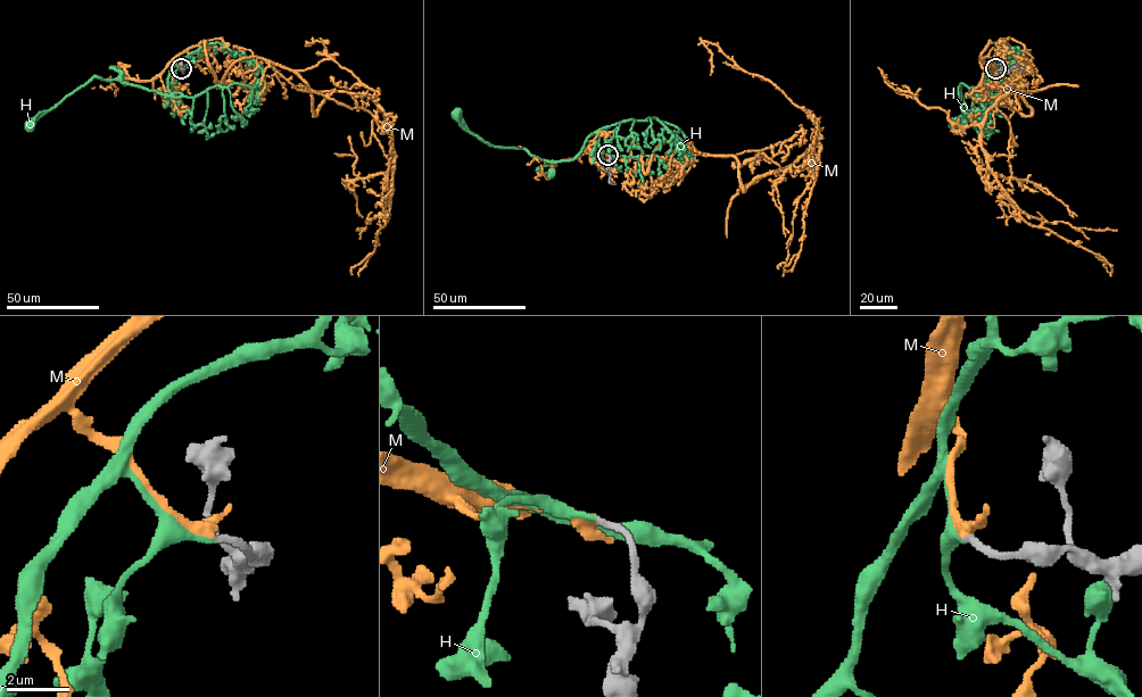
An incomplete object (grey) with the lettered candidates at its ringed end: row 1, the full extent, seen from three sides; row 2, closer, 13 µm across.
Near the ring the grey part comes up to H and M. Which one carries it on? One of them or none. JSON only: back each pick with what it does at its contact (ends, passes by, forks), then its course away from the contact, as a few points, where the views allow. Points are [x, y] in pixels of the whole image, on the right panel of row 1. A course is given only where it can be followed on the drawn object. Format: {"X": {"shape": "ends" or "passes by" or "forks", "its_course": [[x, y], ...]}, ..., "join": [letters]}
{"H": {"shape": "ends", "its_course": [[994, 68], [993, 65], [979, 89], [967, 96], [1002, 86], [1000, 80], [989, 76], [984, 101], [956, 125]]}, "join": ["H"]}

